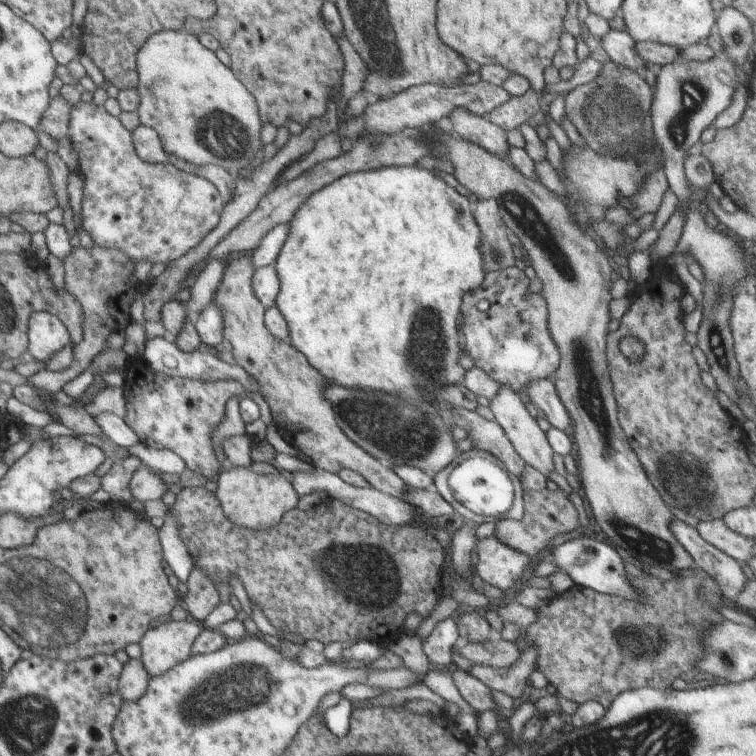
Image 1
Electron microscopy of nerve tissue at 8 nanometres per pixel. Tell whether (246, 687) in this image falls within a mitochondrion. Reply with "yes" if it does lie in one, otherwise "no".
yes

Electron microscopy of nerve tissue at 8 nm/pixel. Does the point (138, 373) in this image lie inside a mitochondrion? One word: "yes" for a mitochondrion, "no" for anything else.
no

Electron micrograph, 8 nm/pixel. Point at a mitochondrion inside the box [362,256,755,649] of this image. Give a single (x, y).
(685, 477)

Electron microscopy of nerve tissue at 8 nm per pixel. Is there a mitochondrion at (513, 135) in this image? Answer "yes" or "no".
no

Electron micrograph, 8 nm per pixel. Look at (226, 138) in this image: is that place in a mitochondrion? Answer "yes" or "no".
yes

